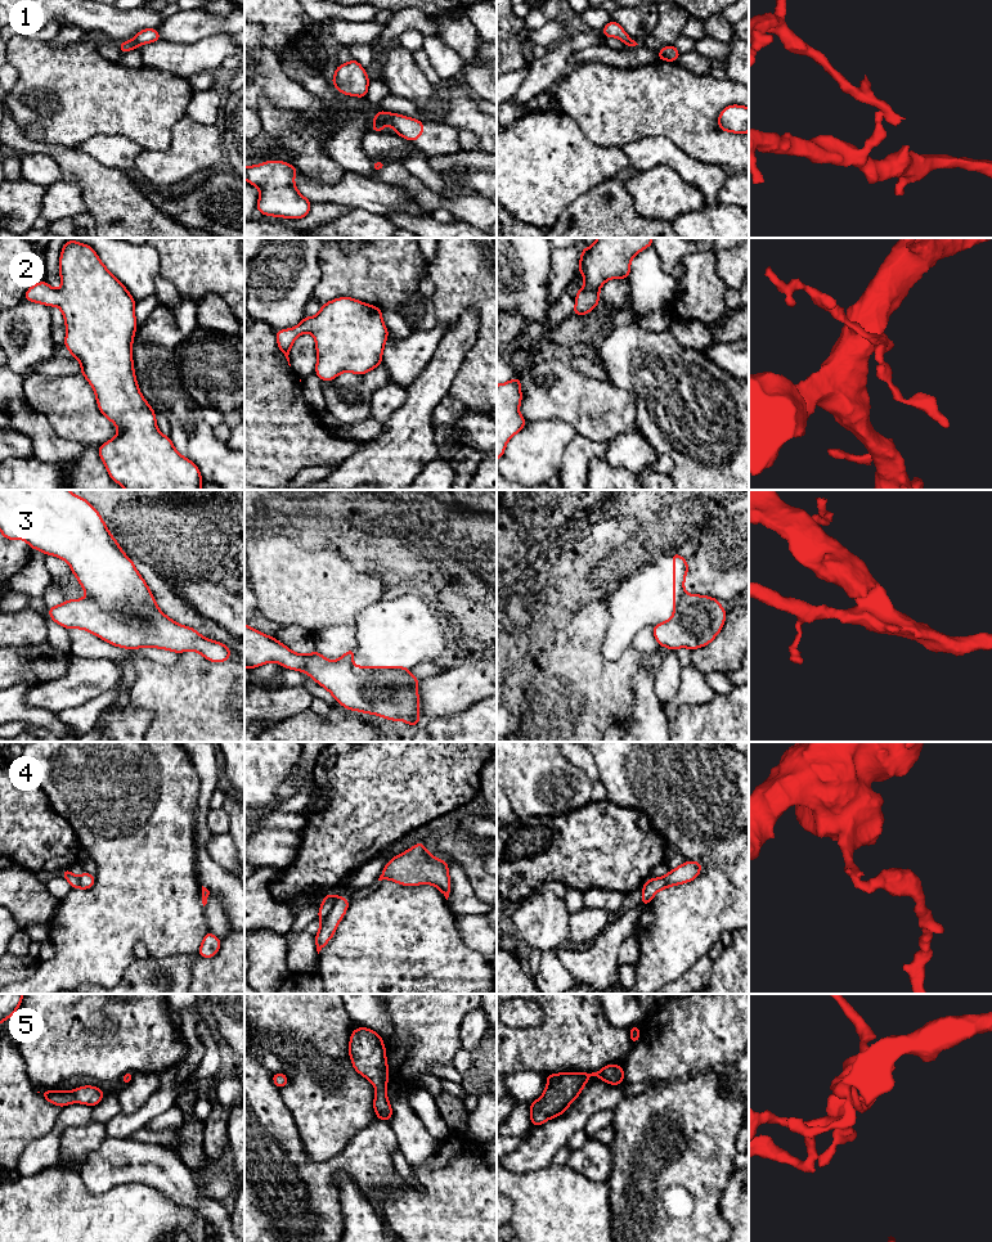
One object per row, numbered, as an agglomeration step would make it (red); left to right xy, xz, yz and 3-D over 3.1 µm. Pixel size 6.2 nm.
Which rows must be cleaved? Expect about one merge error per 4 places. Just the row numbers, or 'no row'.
1, 3, 4

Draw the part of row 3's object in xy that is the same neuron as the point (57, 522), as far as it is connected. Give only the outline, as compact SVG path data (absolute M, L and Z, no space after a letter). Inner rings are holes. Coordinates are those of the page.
M0 490L0 532L66 561L100 607L154 600L99 512L68 490Z

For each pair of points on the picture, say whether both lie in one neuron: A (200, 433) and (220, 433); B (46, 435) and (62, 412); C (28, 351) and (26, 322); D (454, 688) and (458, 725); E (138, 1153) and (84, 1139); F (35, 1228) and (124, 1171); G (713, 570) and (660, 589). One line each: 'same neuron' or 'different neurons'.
A: different neurons
B: different neurons
C: same neuron
D: different neurons
E: different neurons
F: different neurons
G: different neurons

